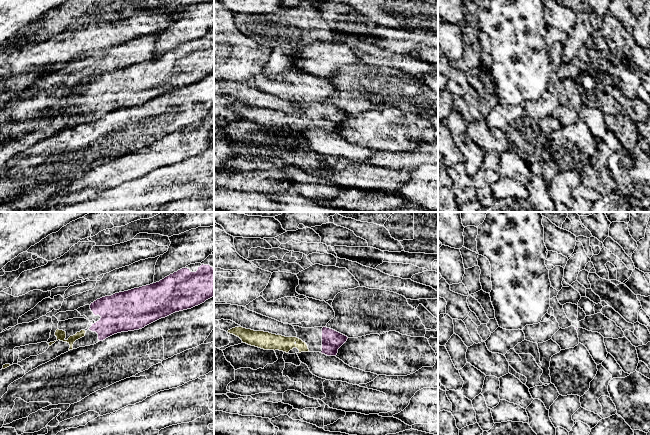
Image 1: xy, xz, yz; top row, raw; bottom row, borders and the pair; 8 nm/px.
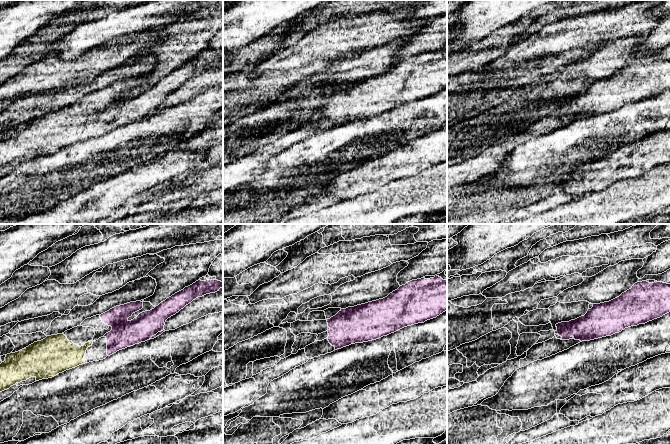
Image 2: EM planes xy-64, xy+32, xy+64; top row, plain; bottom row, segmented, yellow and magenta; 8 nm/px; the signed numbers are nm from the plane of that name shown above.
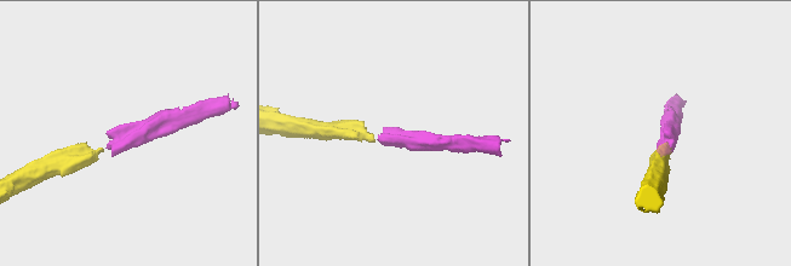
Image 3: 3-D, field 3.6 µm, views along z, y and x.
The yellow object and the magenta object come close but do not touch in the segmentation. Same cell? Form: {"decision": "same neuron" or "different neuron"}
{"decision": "same neuron"}

